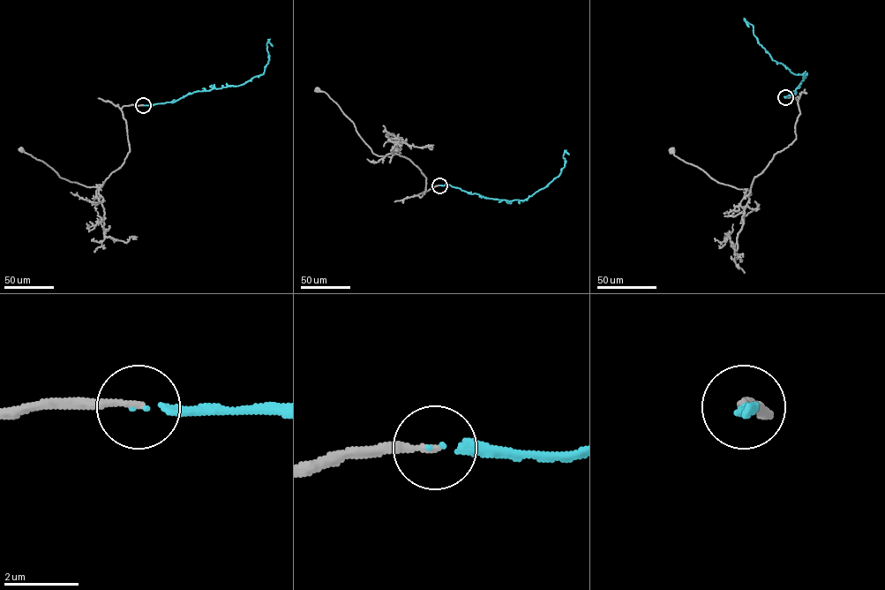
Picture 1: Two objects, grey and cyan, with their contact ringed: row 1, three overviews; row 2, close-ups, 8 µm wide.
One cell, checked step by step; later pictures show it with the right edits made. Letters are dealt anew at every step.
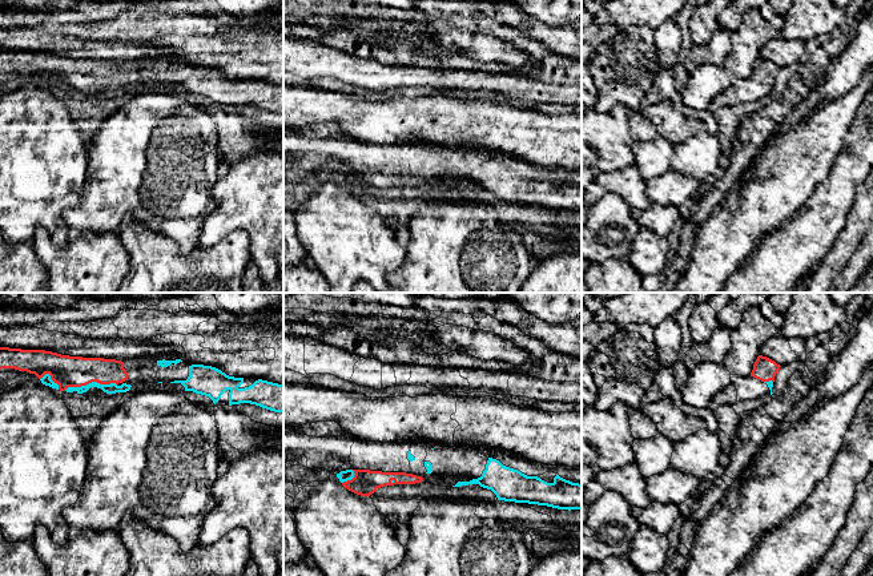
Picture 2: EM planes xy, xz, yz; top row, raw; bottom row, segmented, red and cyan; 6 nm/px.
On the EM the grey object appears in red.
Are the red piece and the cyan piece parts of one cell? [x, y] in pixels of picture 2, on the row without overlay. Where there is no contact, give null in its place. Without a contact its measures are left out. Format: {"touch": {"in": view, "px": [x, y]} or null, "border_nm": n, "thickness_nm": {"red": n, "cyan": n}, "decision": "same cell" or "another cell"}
{"touch": {"in": "xy", "px": [89, 84]}, "border_nm": 320, "thickness_nm": {"red": 190, "cyan": 60}, "decision": "same cell"}

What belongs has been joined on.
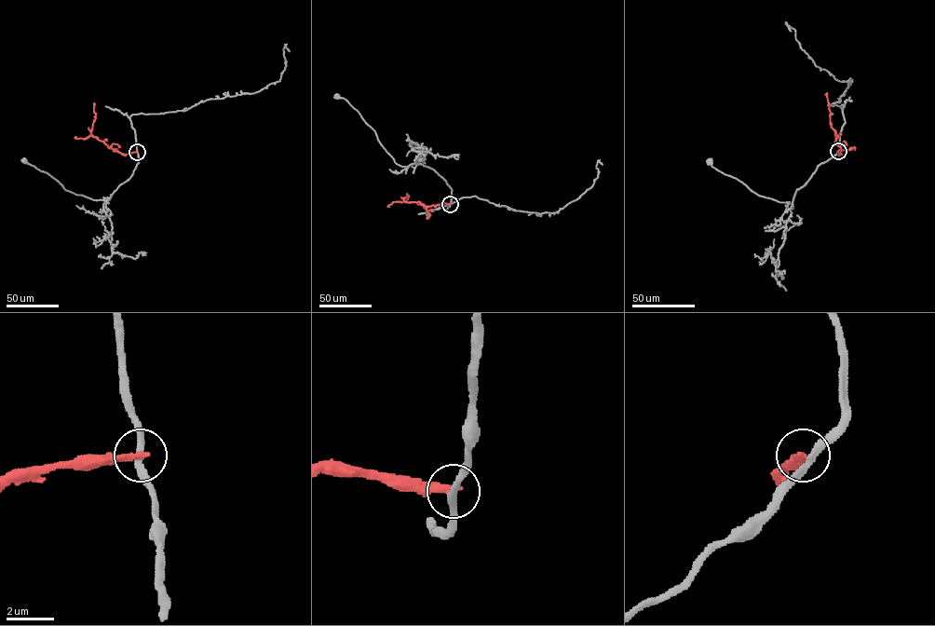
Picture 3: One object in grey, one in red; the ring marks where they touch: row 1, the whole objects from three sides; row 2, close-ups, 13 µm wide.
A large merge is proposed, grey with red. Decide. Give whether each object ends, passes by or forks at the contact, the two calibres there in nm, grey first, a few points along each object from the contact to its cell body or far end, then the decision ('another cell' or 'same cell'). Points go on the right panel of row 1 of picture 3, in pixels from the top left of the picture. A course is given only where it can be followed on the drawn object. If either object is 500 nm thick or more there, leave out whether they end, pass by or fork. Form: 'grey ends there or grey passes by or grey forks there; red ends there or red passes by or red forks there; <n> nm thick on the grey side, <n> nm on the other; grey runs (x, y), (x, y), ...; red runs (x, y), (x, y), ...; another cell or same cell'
grey passes by; red ends there; 280 nm thick on the grey side, 320 nm on the other; grey runs (838, 151), (820, 163), (796, 191), (790, 210), (792, 206), (789, 202), (758, 195), (713, 168), (710, 161); red runs (838, 151), (839, 154), (841, 148), (835, 142), (835, 131), (830, 121), (827, 93); another cell

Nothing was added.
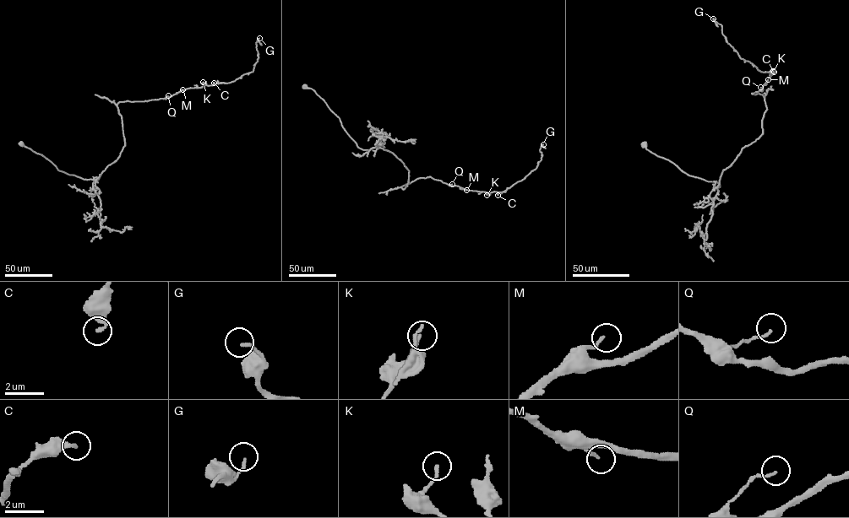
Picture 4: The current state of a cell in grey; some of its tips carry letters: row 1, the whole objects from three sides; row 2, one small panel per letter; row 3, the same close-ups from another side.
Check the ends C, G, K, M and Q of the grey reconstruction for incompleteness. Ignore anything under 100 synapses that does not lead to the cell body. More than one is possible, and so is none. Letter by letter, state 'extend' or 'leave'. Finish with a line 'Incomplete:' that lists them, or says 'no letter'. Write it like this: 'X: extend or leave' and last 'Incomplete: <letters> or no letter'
C: leave
G: leave
K: leave
M: leave
Q: leave
Incomplete: no letter

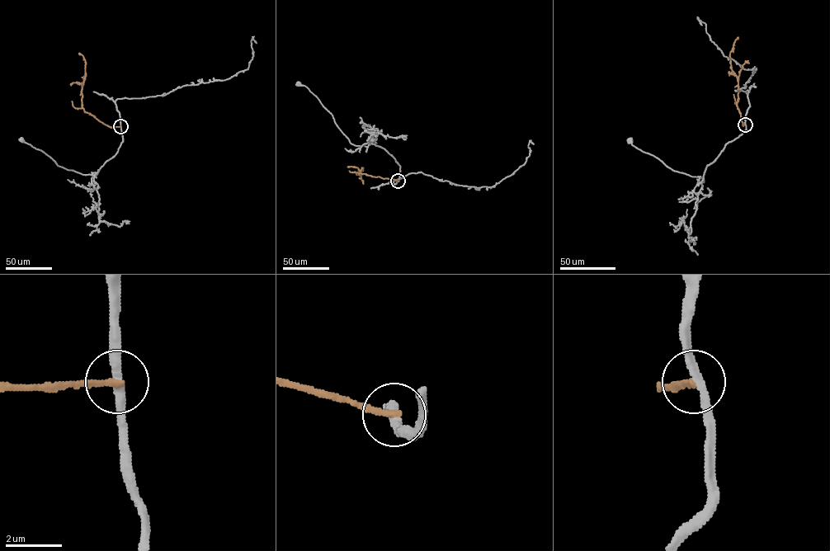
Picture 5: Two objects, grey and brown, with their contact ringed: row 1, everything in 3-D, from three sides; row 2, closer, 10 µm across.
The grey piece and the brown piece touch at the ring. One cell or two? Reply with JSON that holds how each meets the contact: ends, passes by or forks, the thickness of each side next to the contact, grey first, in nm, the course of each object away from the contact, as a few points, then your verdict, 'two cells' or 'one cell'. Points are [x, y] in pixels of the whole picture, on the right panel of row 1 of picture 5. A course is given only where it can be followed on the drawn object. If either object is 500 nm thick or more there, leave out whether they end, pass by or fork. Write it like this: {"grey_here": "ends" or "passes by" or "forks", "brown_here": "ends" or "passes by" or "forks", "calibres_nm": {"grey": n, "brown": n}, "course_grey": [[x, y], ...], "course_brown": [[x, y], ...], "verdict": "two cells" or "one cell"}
{"grey_here": "passes by", "brown_here": "ends", "calibres_nm": {"grey": 300, "brown": 220}, "course_grey": [[745, 124], [745, 130], [706, 167], [700, 183], [700, 176], [672, 170], [630, 140]], "course_brown": [[745, 124], [742, 125], [738, 108], [738, 81], [731, 68], [729, 57], [738, 37]], "verdict": "two cells"}

